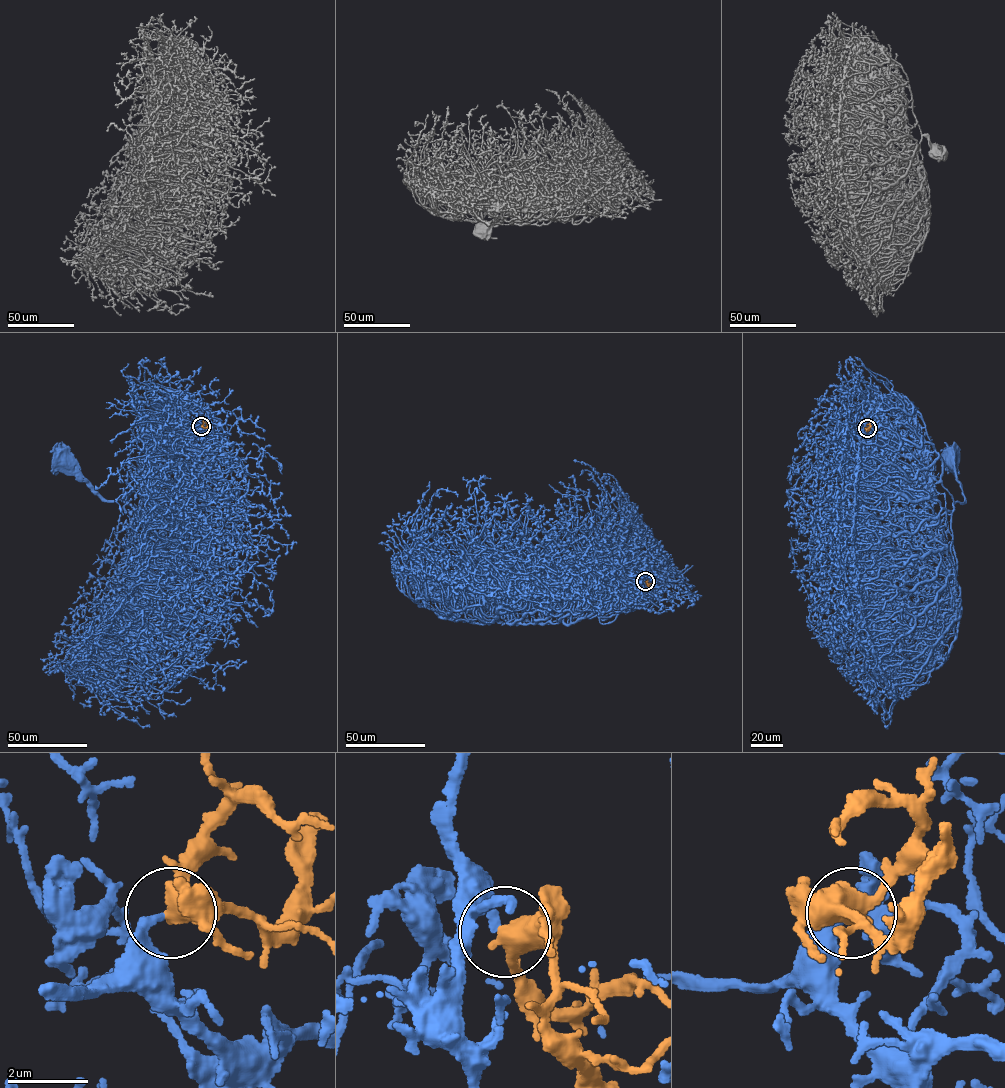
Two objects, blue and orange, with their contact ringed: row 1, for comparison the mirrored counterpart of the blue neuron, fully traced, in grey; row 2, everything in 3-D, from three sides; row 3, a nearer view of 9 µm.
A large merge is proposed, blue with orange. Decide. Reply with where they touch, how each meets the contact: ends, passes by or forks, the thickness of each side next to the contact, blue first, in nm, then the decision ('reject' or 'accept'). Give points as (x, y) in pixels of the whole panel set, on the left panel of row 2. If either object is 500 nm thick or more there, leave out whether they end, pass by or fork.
(201, 426) | 240/500 nm | accept

